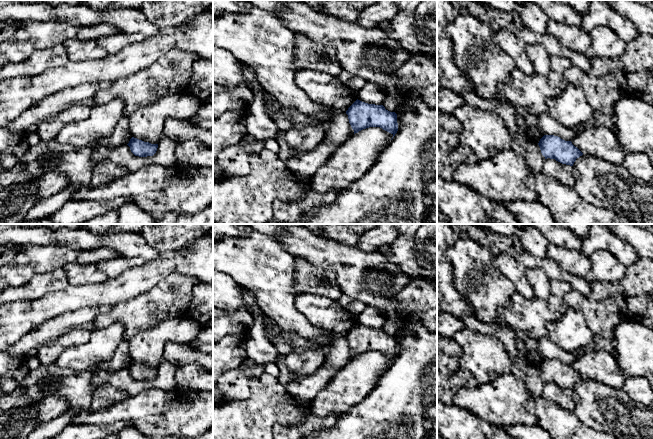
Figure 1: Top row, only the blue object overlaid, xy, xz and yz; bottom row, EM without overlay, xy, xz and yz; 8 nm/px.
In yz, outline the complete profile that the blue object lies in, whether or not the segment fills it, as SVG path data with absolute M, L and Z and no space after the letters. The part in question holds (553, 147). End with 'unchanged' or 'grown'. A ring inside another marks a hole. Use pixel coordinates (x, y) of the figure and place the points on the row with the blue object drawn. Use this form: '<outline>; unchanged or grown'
M544 135L538 145L545 159L555 159L570 166L573 166L576 159L583 155L571 141L565 141L554 135Z; unchanged

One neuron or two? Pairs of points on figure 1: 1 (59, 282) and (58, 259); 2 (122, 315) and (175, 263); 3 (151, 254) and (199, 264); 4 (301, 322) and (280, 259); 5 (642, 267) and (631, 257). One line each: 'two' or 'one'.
1: two
2: two
3: two
4: one
5: two

